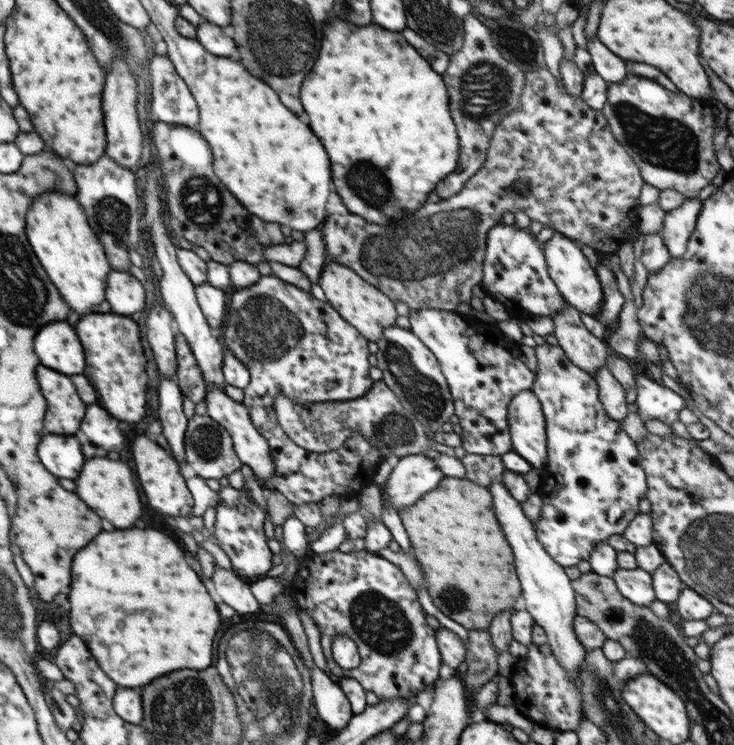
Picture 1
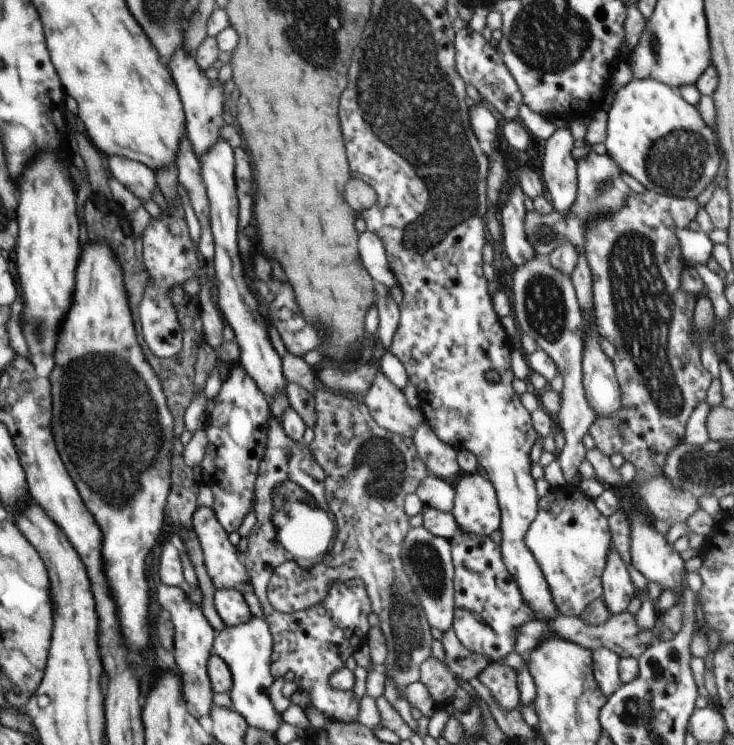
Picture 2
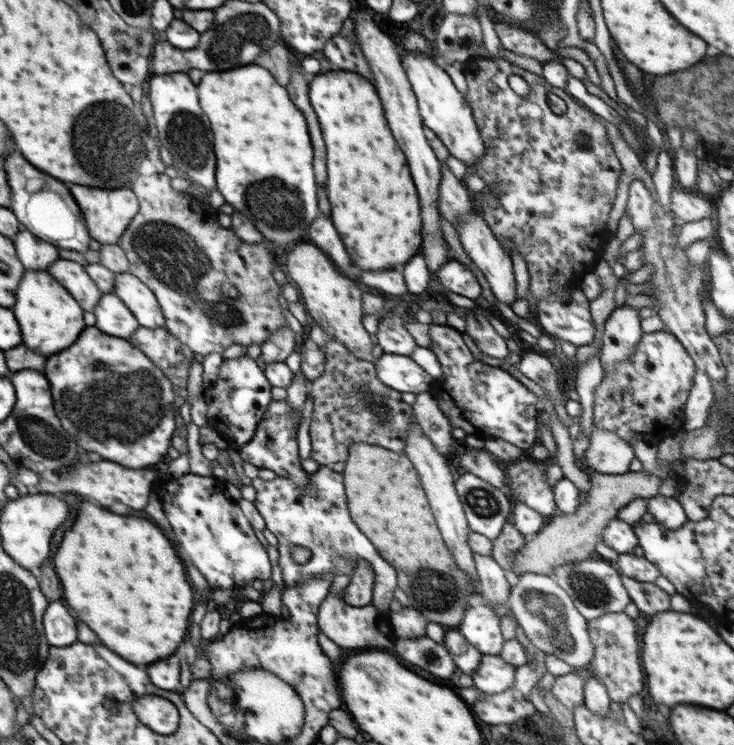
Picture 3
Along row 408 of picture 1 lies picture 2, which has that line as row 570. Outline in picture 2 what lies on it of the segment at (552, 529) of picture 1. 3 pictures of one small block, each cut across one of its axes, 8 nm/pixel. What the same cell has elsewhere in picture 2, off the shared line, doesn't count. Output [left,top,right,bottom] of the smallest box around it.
[525,486,613,617]

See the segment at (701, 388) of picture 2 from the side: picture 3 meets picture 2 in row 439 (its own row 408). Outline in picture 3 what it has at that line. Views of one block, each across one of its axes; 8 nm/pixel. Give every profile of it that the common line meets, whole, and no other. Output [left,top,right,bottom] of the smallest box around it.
[593,331,696,442]

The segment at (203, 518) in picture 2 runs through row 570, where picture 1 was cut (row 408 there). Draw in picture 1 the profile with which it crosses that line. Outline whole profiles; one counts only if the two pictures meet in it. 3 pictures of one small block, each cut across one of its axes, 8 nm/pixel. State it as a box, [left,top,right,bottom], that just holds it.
[205,384,274,484]

